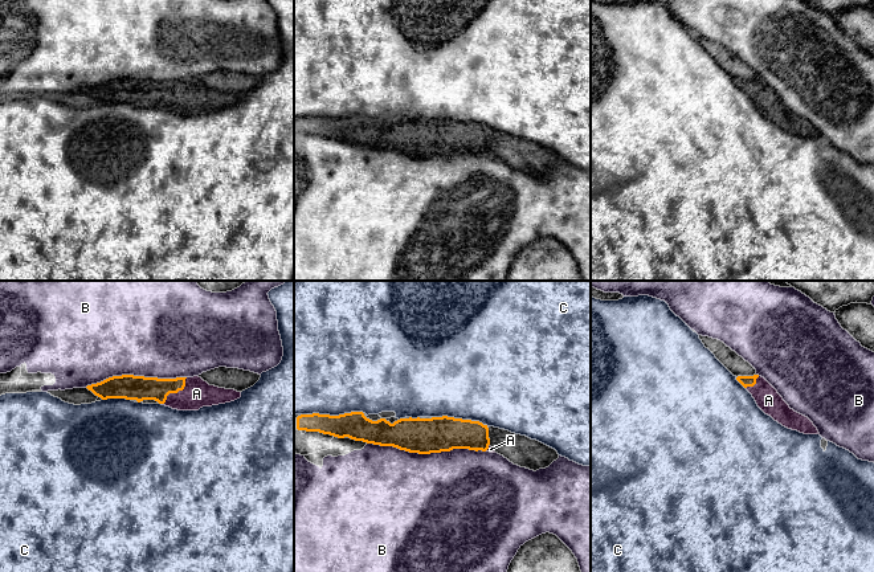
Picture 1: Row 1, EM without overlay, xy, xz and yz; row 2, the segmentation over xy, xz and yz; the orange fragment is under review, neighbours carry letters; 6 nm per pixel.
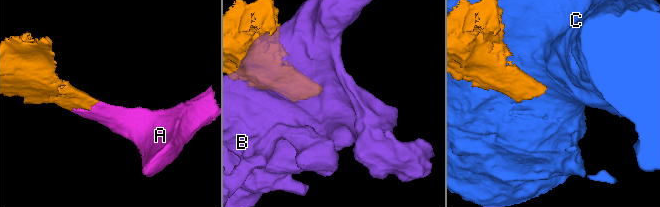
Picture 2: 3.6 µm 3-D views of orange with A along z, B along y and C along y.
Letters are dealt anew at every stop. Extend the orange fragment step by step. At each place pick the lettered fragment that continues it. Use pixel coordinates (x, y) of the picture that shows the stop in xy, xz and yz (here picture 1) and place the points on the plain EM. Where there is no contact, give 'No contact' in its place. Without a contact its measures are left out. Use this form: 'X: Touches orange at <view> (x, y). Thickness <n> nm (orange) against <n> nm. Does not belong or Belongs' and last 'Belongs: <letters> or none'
A: Touches orange at xy (176, 95). Thickness 150 nm (orange) against 170 nm. Belongs
B: Touches orange at xz (427, 156). Thickness 220 nm (orange) against 500 nm. Does not belong
C: Touches orange at xz (331, 119). Thickness 170 nm (orange) against 480 nm. Does not belong
Belongs: A

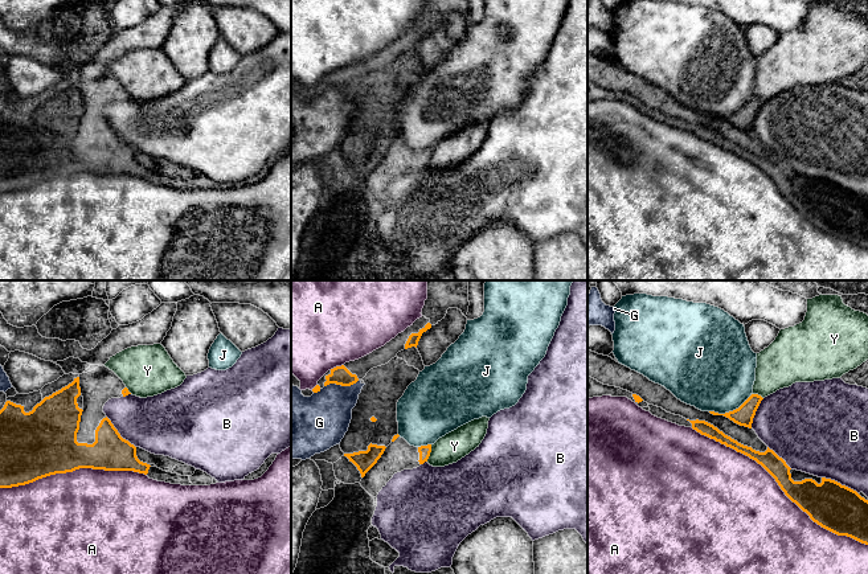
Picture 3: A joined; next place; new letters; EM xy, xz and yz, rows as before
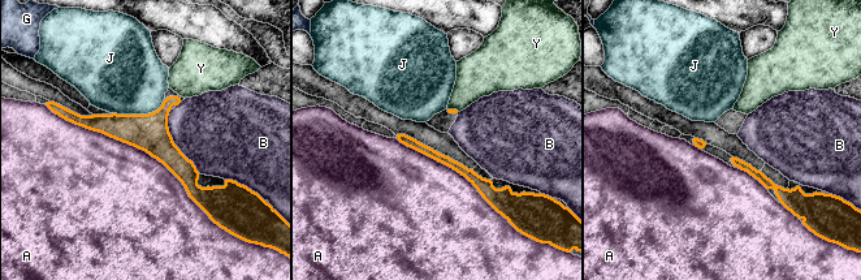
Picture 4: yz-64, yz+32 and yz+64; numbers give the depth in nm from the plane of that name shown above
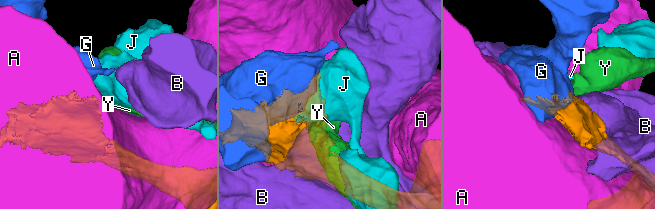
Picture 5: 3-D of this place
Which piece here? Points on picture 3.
A: Touches orange at yz (778, 188). Thickness 200 nm (orange) against 500 nm. Does not belong
B: Touches orange at yz (839, 187). Thickness 280 nm (orange) against 420 nm. Does not belong
G: Touches orange at xz (340, 87). Thickness 110 nm (orange) against 320 nm. Does not belong
J: Touches orange at yz (731, 115). Thickness 120 nm (orange) against 460 nm. Does not belong
Y: Touches orange at xz (430, 155). Thickness 70 nm (orange) against 170 nm. Does not belong
Belongs: none

